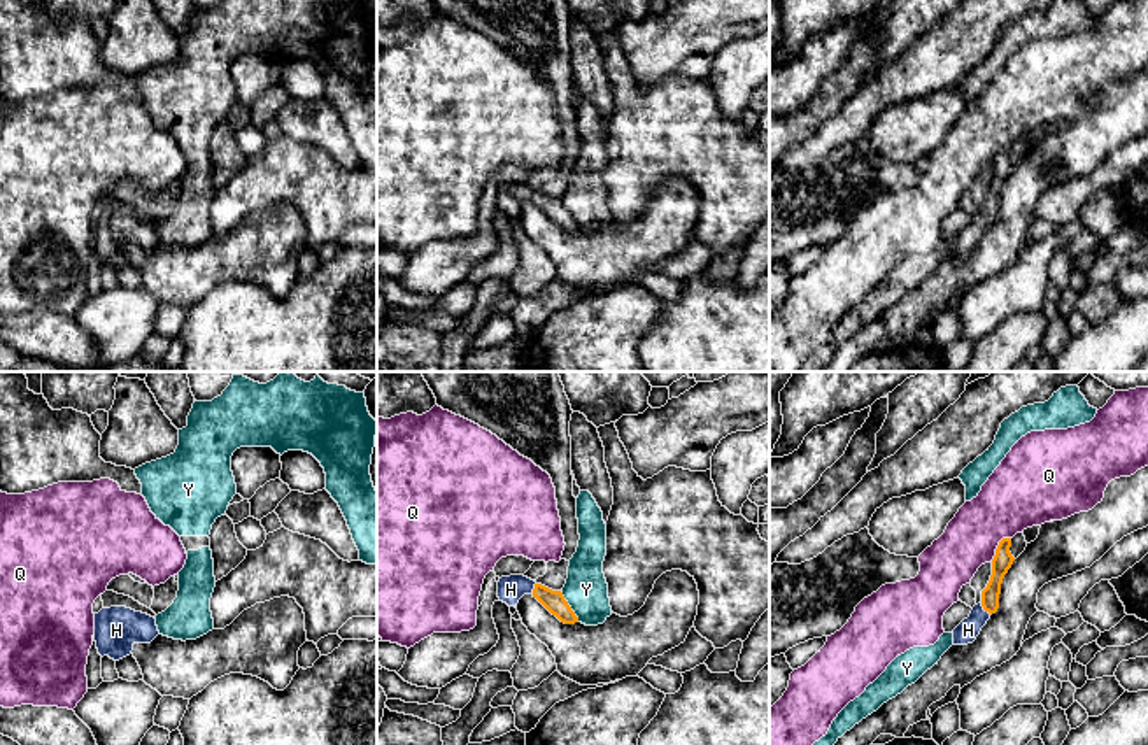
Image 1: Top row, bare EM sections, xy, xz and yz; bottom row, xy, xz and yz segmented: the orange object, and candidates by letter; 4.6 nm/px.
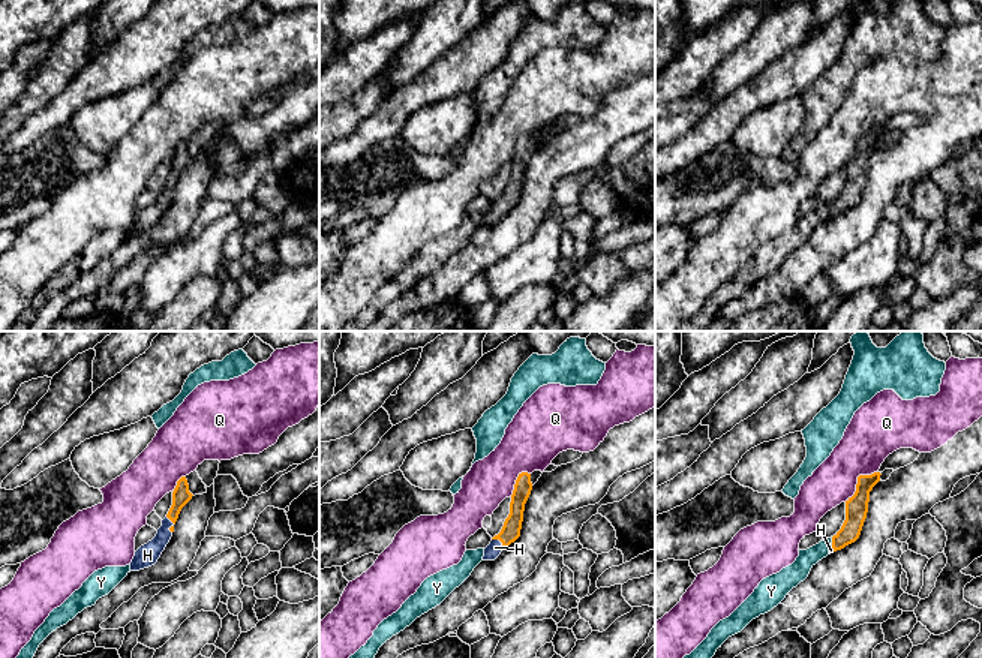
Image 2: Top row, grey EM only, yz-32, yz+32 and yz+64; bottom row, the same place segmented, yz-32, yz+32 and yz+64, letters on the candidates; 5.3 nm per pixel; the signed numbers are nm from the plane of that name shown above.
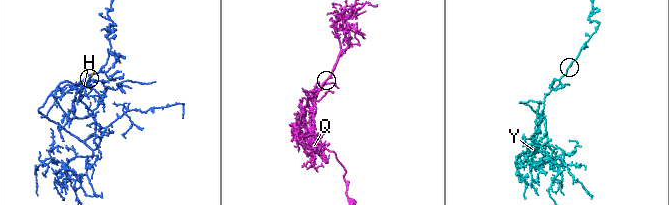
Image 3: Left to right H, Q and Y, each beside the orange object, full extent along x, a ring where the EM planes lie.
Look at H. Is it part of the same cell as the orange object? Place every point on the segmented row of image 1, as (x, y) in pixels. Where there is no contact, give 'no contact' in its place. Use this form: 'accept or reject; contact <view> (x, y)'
accept; contact yz (985, 610)

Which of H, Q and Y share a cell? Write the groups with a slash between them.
H / Q / Y

